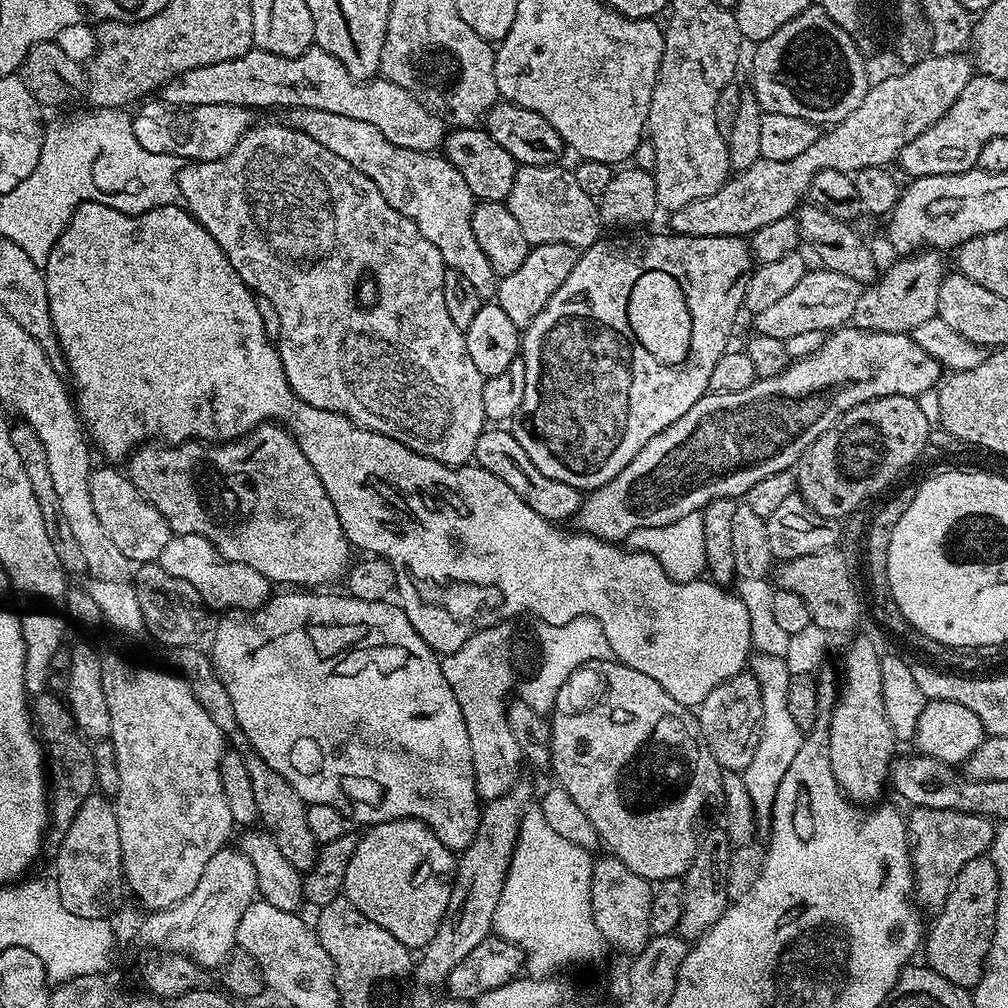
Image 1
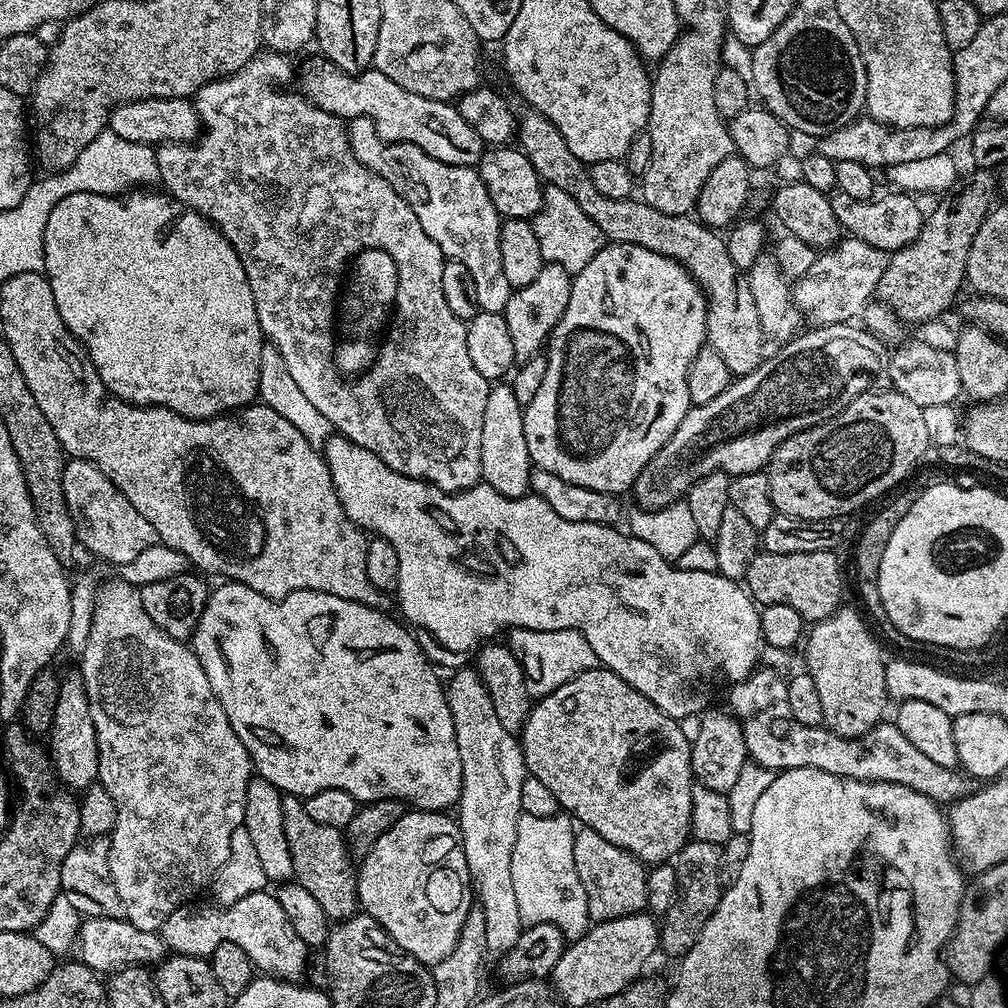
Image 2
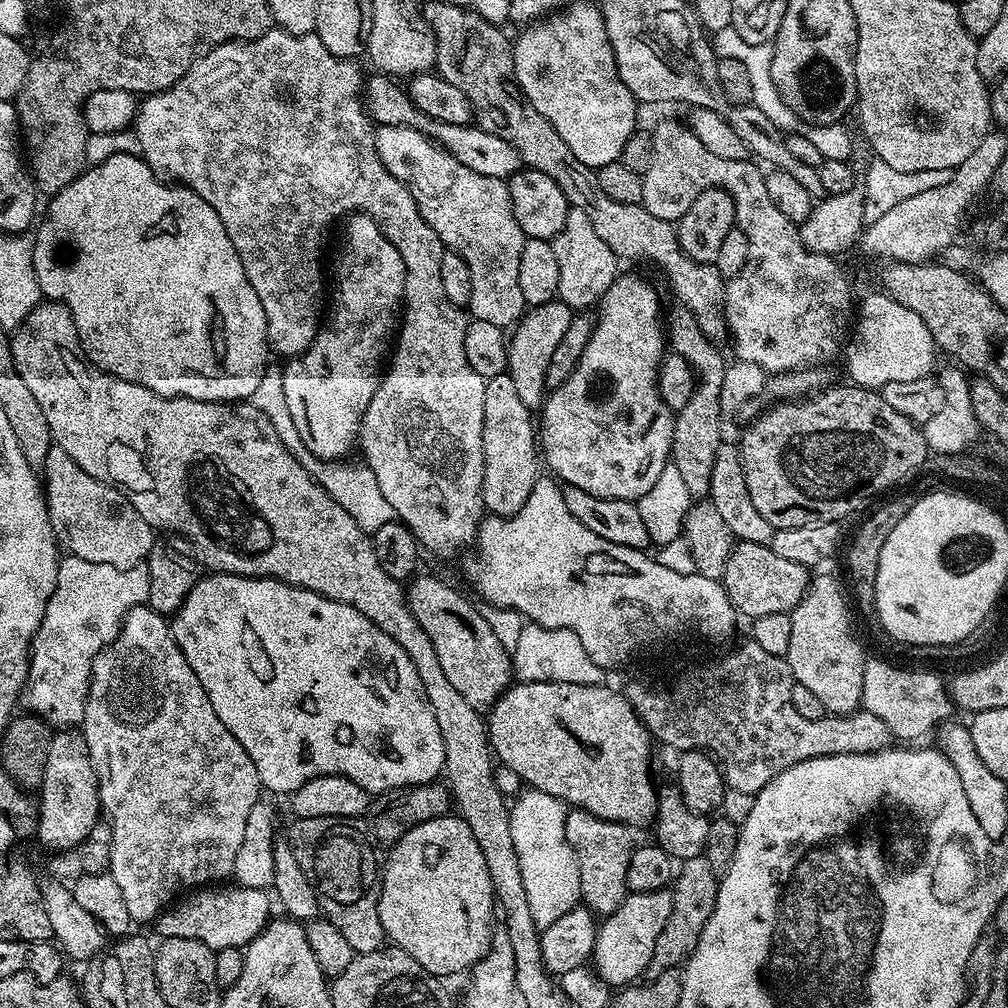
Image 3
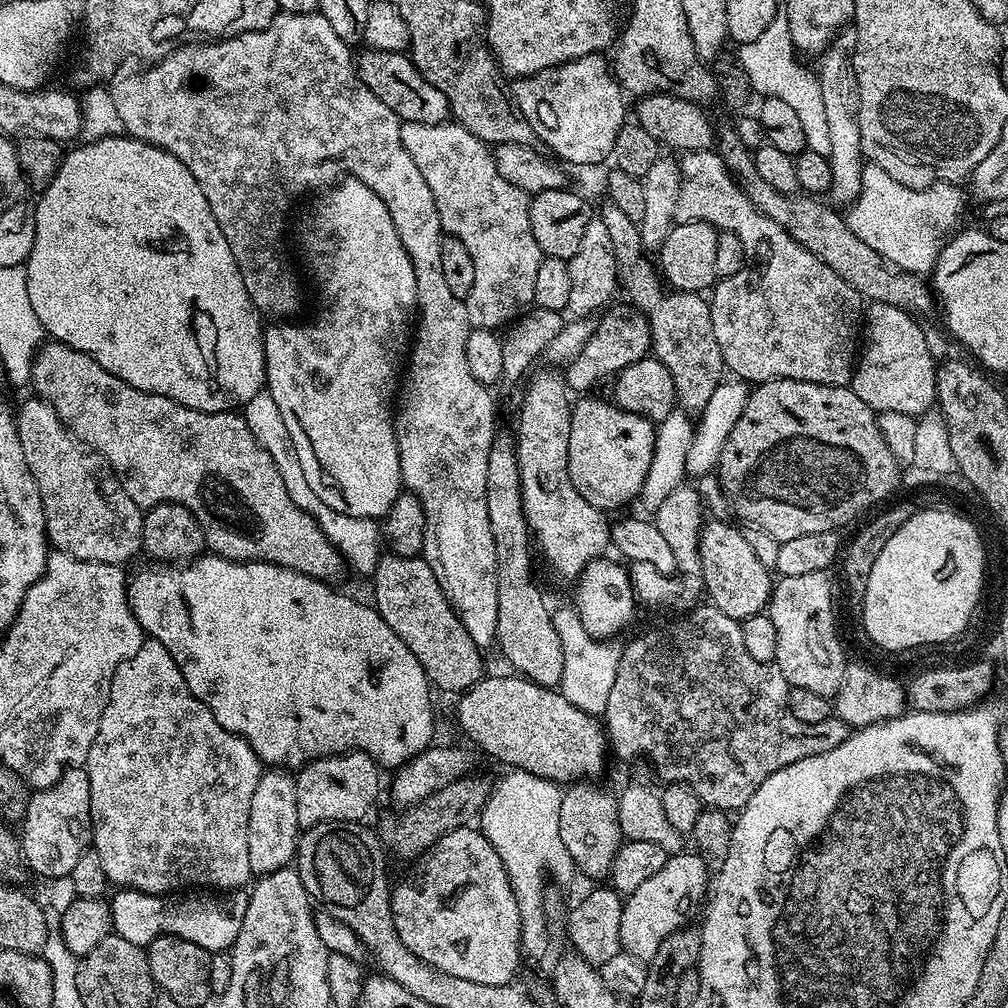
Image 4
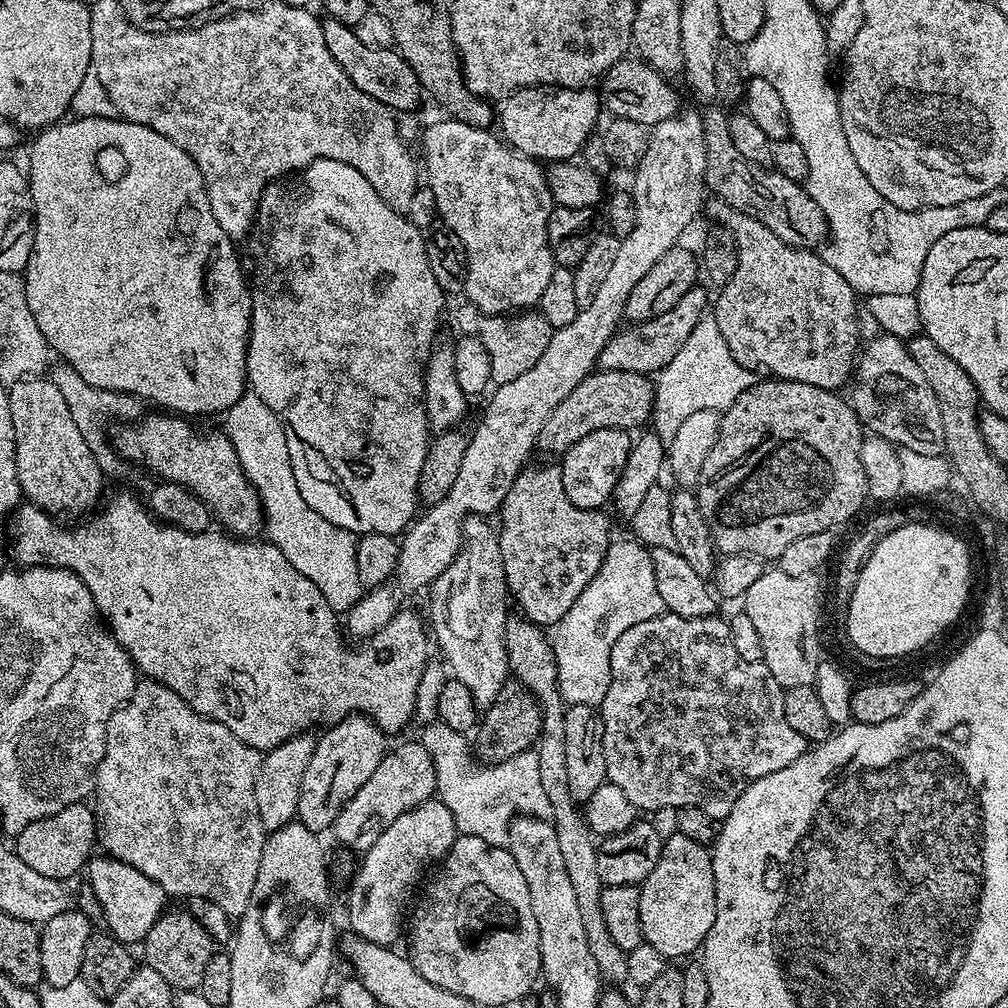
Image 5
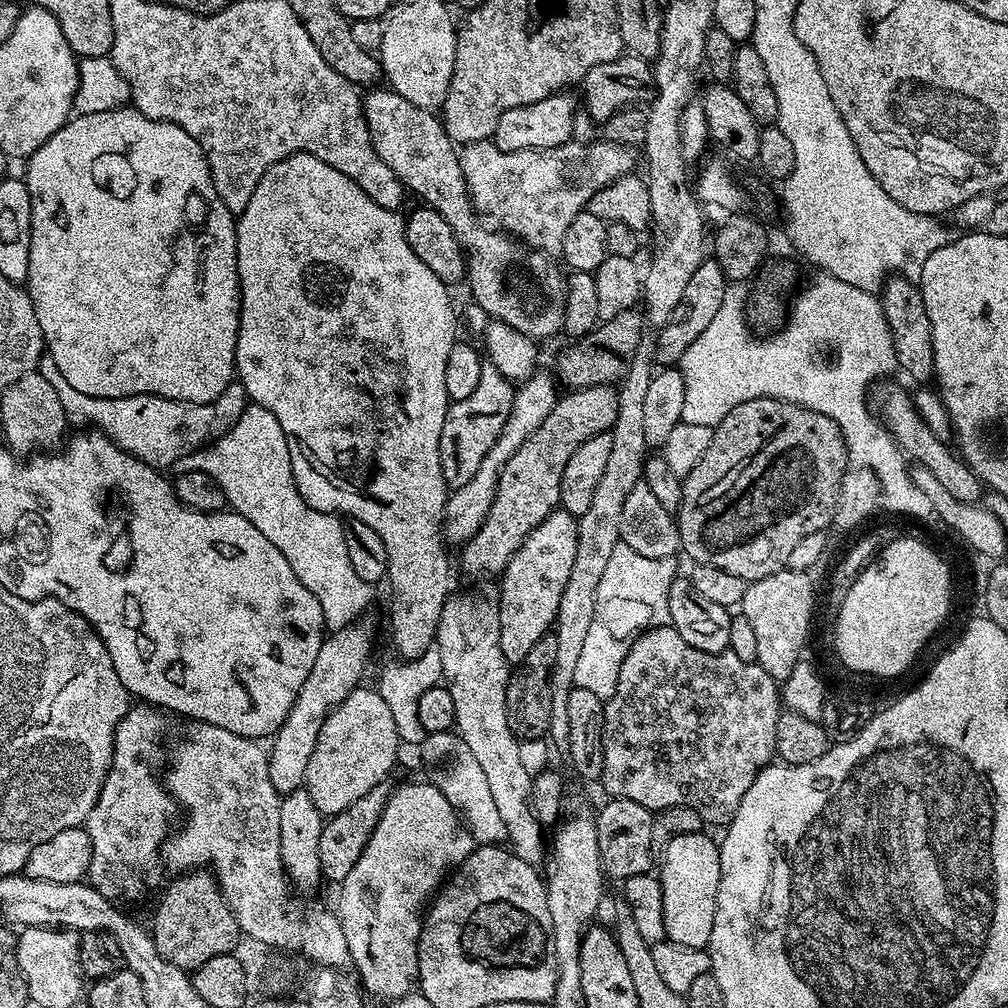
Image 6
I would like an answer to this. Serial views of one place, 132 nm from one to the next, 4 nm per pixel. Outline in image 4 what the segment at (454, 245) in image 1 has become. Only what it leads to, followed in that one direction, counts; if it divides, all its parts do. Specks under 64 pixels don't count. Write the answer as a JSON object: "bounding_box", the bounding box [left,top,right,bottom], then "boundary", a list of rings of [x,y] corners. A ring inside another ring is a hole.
{"bounding_box":[400,123,542,330],"boundary":[[[401,123],[400,133],[402,146],[406,146],[406,154],[414,158],[414,166],[418,166],[422,178],[426,178],[426,186],[430,186],[430,194],[434,194],[438,218],[445,233],[464,243],[470,258],[474,261],[474,286],[463,301],[469,325],[472,328],[493,330],[511,325],[532,304],[534,282],[542,259],[538,242],[534,242],[534,230],[530,230],[529,193],[506,182],[506,178],[498,174],[493,149],[478,138],[474,138],[474,134],[470,134],[470,130],[466,130],[461,124]]]}

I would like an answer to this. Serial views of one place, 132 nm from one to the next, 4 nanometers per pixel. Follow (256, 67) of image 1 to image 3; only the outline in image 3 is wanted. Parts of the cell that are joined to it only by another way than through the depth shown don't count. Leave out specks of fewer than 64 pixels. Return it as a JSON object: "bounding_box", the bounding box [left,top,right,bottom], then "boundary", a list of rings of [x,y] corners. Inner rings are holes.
{"bounding_box":[366,74,522,181],"boundary":[[[372,74],[366,80],[366,111],[377,125],[389,124],[390,126],[406,126],[407,128],[417,128],[422,134],[426,134],[435,144],[439,144],[445,152],[456,156],[462,166],[470,166],[477,174],[486,174],[490,178],[498,178],[507,181],[509,176],[520,171],[522,161],[518,150],[510,146],[510,142],[497,138],[494,134],[486,134],[486,130],[477,128],[472,124],[454,126],[450,122],[438,122],[418,110],[414,102],[408,97],[407,91],[400,88],[395,79],[383,74]]]}

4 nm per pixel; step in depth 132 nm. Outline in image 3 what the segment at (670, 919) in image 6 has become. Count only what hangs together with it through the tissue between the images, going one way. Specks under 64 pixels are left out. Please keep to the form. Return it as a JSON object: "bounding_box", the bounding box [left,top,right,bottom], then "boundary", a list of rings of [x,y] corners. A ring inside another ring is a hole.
{"bounding_box":[591,890,672,986],"boundary":[[[668,890],[638,894],[633,892],[625,896],[623,902],[609,916],[599,921],[596,941],[592,951],[591,967],[597,976],[610,986],[628,986],[639,981],[648,971],[648,963],[654,954],[654,942],[670,918],[672,893]]]}

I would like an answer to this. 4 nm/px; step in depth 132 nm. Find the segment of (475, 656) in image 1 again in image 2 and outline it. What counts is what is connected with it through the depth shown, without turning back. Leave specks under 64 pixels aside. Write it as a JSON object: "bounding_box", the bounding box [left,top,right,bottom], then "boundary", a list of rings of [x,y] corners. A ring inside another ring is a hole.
{"bounding_box":[446,666,526,954],"boundary":[[[465,666],[451,673],[452,681],[447,681],[446,691],[448,693],[448,705],[450,706],[450,714],[454,718],[454,738],[458,742],[458,754],[462,758],[462,790],[460,791],[460,803],[458,805],[458,823],[460,825],[460,839],[464,845],[464,853],[466,854],[466,866],[472,875],[472,883],[474,885],[474,896],[478,901],[478,911],[486,918],[486,946],[488,952],[494,954],[503,954],[510,950],[510,946],[514,946],[514,942],[518,942],[522,931],[522,921],[520,919],[520,911],[518,910],[518,900],[514,898],[514,882],[510,878],[510,858],[514,858],[514,842],[518,834],[518,818],[523,813],[522,808],[522,784],[526,777],[526,769],[524,766],[524,755],[520,749],[519,739],[510,731],[504,729],[501,720],[498,718],[497,712],[494,711],[494,702],[490,702],[490,694],[486,690],[486,686],[482,682],[479,672],[475,667]]]}

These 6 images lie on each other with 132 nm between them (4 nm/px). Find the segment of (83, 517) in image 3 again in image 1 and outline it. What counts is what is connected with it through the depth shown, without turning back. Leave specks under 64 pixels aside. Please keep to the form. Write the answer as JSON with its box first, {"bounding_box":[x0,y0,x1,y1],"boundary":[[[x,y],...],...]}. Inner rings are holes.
{"bounding_box":[90,467,174,565],"boundary":[[[93,467],[90,478],[90,499],[94,501],[94,514],[110,534],[112,541],[118,545],[118,550],[126,554],[126,558],[137,565],[151,564],[159,561],[162,550],[166,550],[166,542],[174,535],[172,527],[154,510],[154,506],[141,492],[136,489],[134,482],[128,479],[119,467]]]}

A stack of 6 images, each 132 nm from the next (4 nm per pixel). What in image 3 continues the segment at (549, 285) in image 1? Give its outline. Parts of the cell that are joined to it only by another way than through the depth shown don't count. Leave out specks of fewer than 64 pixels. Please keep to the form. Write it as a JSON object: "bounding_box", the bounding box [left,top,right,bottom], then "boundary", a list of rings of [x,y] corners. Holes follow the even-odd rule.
{"bounding_box":[507,298,573,410],"boundary":[[[557,298],[529,307],[511,329],[507,374],[514,382],[522,402],[526,402],[526,406],[531,410],[539,409],[546,399],[546,374],[550,370],[554,350],[558,350],[566,330],[570,330],[573,315],[573,309],[567,308],[563,301]]]}

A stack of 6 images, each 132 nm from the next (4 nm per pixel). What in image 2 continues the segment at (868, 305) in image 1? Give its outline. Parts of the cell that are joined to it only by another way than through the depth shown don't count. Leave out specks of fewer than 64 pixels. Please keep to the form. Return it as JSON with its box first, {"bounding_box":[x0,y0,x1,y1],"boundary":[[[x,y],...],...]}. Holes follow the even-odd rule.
{"bounding_box":[876,168,998,321],"boundary":[[[976,168],[968,177],[957,179],[947,194],[941,195],[936,209],[924,220],[920,233],[889,255],[886,270],[876,287],[877,299],[892,308],[901,321],[932,320],[940,316],[956,300],[956,295],[966,284],[966,258],[970,258],[970,246],[974,246],[974,234],[988,217],[998,200],[998,176],[987,168]]]}

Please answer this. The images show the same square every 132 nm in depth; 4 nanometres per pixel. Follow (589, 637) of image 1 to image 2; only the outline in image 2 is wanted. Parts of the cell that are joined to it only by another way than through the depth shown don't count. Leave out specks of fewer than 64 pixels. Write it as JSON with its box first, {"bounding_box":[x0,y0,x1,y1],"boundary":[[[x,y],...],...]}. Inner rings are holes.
{"bounding_box":[506,628,597,698],"boundary":[[[513,628],[507,633],[506,643],[522,666],[526,690],[534,698],[539,698],[558,690],[578,674],[597,667],[594,650],[588,648],[586,638],[574,630],[530,630]]]}

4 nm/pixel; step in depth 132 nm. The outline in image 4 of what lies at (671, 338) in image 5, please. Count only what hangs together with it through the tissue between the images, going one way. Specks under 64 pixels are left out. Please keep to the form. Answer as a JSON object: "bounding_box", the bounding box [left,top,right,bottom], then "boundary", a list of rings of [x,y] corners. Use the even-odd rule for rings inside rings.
{"bounding_box":[562,302,652,393],"boundary":[[[627,302],[615,304],[613,303],[603,313],[605,316],[600,321],[598,319],[595,321],[592,337],[586,342],[586,346],[579,354],[567,361],[563,369],[565,372],[562,372],[562,379],[569,393],[588,392],[599,380],[606,379],[607,381],[615,377],[617,372],[621,372],[634,362],[645,359],[652,352],[652,335],[644,313],[639,312]]]}

